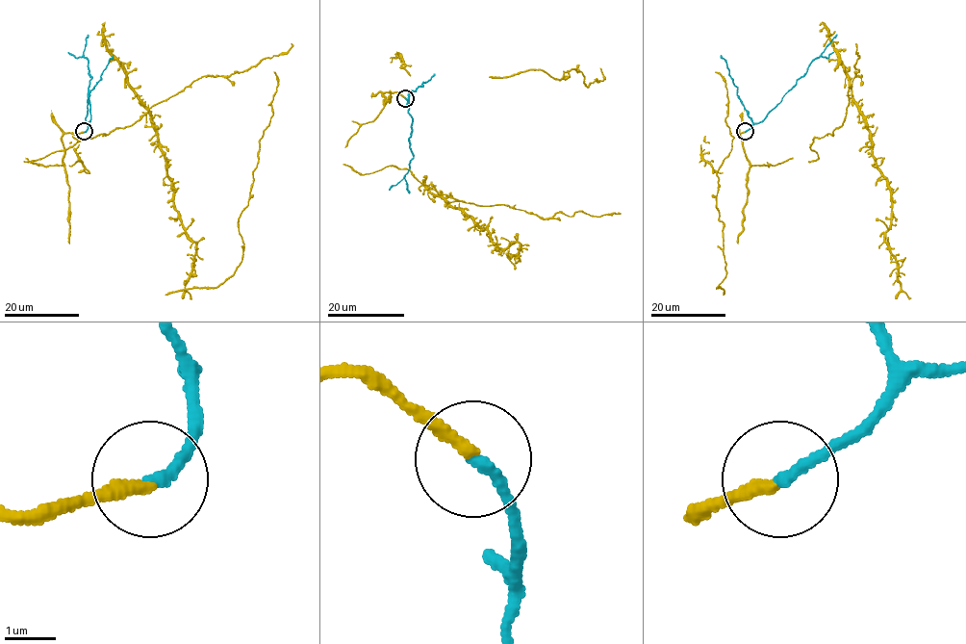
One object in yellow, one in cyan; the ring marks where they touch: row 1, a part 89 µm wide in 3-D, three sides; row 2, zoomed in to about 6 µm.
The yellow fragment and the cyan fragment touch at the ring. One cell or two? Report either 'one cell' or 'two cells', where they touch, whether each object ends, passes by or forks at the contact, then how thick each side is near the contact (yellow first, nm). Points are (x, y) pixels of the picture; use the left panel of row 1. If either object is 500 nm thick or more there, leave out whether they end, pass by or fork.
one cell; at (84, 131); yellow ends there; cyan ends there; 240 nm thick on the yellow side, 240 nm on the other

